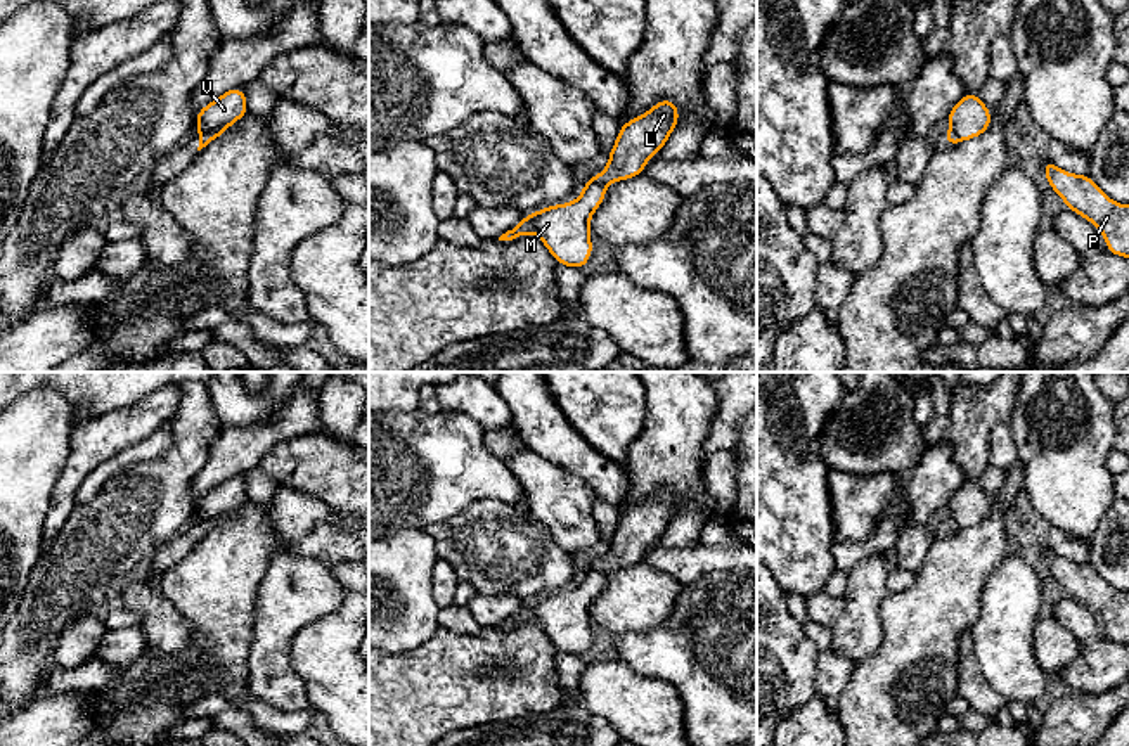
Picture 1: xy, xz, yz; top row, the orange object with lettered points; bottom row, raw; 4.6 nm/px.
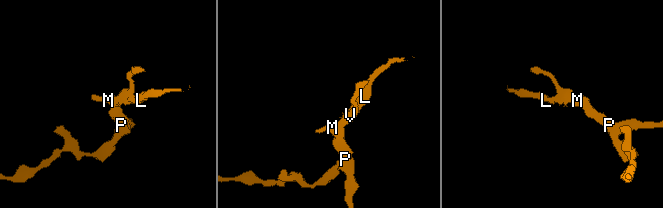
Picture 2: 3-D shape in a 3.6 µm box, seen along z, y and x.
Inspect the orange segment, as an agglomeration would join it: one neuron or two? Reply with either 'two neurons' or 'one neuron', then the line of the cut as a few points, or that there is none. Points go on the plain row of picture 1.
two neurons; cut in xy along (229, 511), (199, 521)

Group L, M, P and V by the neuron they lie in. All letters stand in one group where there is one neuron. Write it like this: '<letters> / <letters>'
L / M P V

